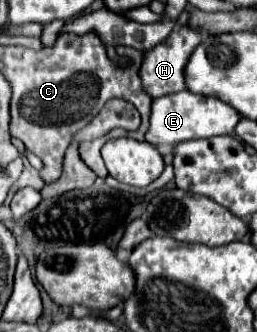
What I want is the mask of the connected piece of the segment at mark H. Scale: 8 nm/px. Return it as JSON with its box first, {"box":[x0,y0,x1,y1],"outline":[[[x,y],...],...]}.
{"box":[141,26,201,98],"outline":[[[181,26],[171,32],[167,42],[161,42],[153,50],[145,52],[145,60],[141,66],[141,80],[143,80],[145,92],[151,98],[161,98],[161,96],[187,88],[185,86],[185,66],[189,62],[189,56],[193,54],[193,50],[199,46],[199,42],[201,42],[201,34],[197,30],[191,30],[189,26]]]}

